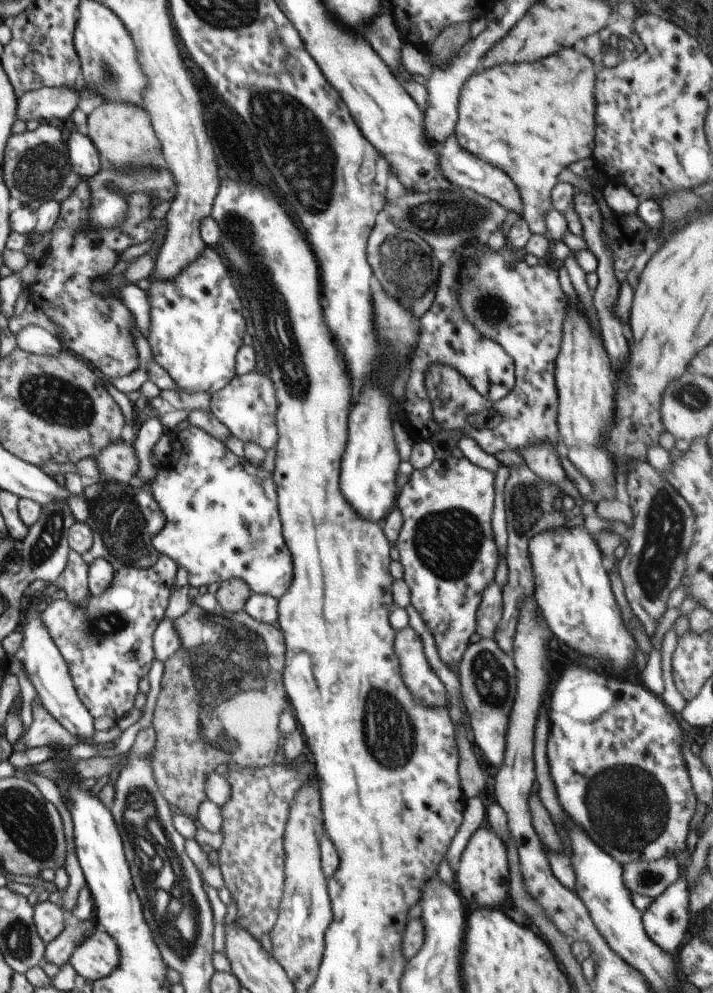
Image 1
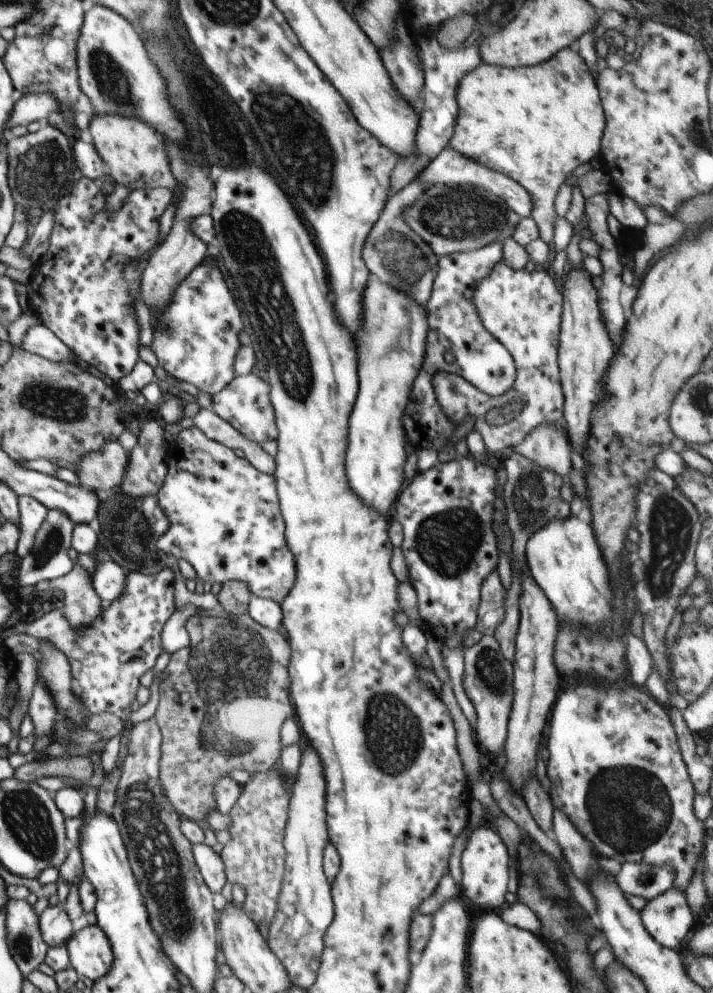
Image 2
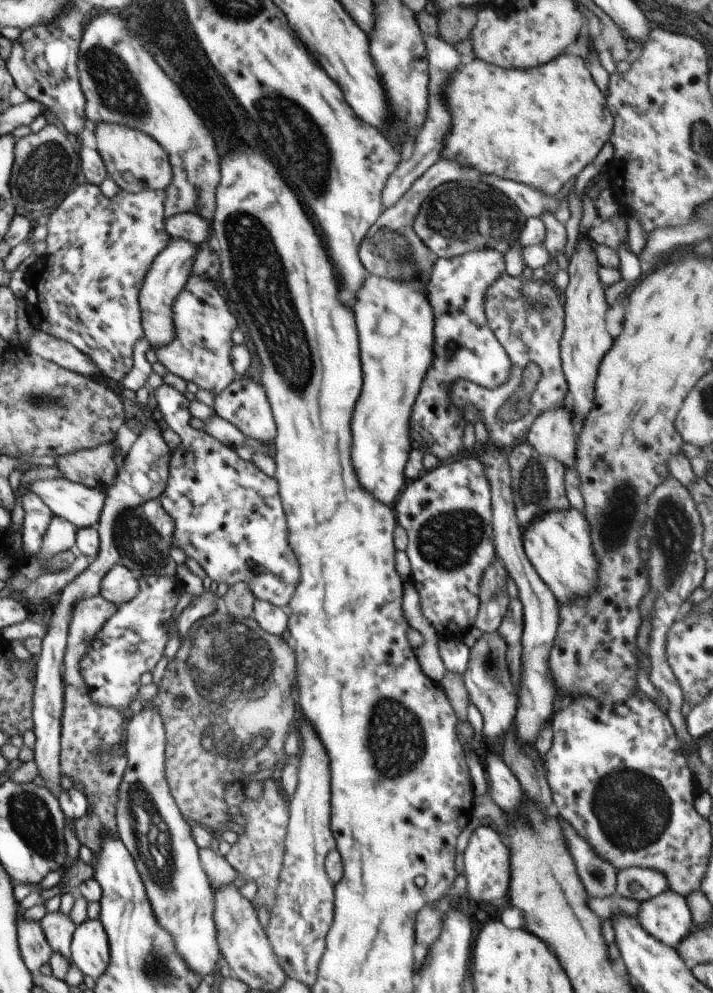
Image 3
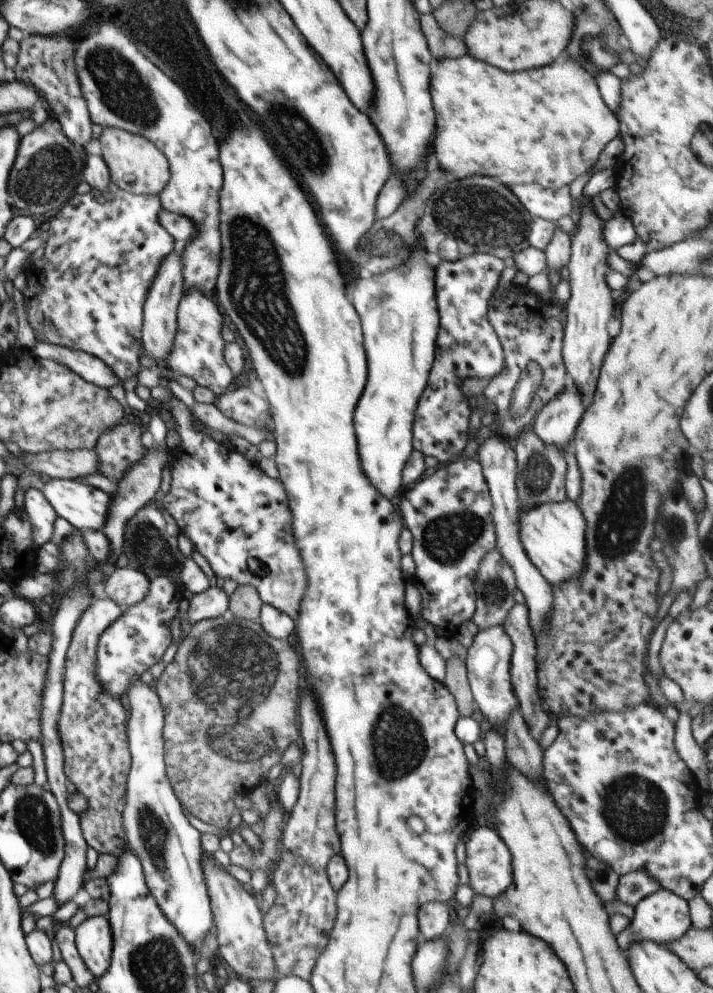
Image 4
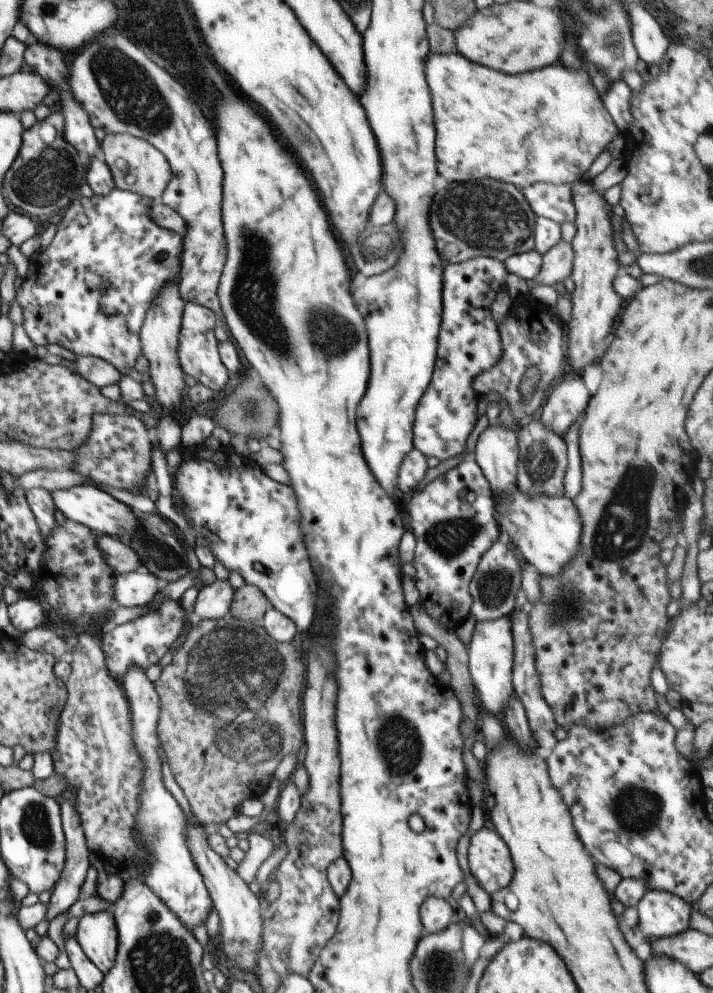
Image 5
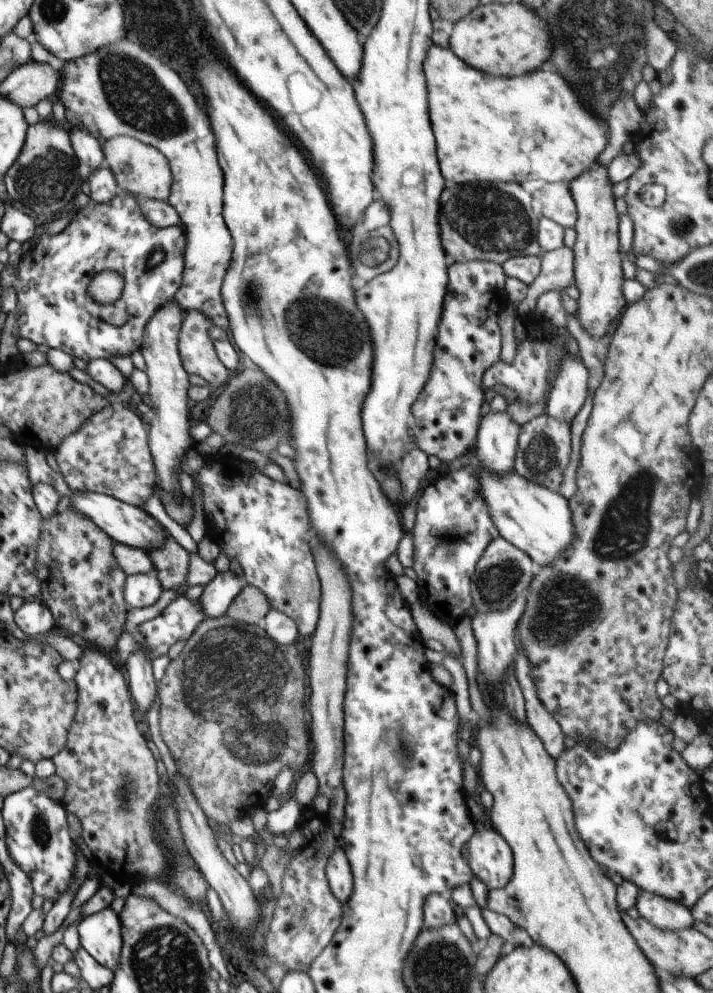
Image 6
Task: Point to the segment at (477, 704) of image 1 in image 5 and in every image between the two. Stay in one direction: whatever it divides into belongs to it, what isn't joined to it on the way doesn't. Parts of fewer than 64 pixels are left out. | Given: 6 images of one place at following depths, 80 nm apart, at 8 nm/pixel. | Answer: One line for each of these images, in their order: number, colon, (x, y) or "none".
2: (488, 676)
3: (487, 680)
4: (488, 662)
5: (491, 654)

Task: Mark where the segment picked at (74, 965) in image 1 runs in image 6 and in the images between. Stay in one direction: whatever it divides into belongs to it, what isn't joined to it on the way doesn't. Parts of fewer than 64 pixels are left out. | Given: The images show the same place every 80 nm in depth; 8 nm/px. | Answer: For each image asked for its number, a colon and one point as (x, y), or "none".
2: (90, 954)
3: (90, 952)
4: (93, 940)
5: (96, 933)
6: (100, 934)

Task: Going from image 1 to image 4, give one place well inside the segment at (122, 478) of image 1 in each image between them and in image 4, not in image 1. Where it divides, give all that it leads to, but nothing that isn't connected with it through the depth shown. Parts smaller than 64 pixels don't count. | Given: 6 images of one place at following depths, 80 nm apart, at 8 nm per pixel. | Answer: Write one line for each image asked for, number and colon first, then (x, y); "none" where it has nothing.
2: (102, 470)
3: (98, 468)
4: (71, 465)

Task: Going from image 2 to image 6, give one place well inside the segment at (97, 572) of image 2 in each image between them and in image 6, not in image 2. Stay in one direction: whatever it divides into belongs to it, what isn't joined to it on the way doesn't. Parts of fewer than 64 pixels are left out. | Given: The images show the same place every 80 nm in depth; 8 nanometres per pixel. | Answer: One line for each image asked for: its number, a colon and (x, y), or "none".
3: (119, 585)
4: (125, 586)
5: (137, 588)
6: (140, 591)

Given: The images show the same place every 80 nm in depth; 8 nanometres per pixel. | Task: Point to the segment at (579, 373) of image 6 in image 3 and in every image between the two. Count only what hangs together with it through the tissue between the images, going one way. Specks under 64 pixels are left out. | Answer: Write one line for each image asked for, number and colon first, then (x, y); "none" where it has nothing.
3: (552, 434)
4: (556, 424)
5: (567, 401)

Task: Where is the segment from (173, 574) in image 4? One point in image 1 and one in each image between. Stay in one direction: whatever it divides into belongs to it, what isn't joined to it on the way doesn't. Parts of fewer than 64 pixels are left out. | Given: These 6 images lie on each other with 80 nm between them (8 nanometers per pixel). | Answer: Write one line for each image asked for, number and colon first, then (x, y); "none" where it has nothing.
1: (124, 518)
2: (130, 528)
3: (144, 534)

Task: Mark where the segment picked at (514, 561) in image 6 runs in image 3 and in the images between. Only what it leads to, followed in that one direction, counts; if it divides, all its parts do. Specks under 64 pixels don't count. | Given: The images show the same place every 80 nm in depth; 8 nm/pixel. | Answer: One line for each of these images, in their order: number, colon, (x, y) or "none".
3: (494, 600)
4: (494, 582)
5: (497, 579)

